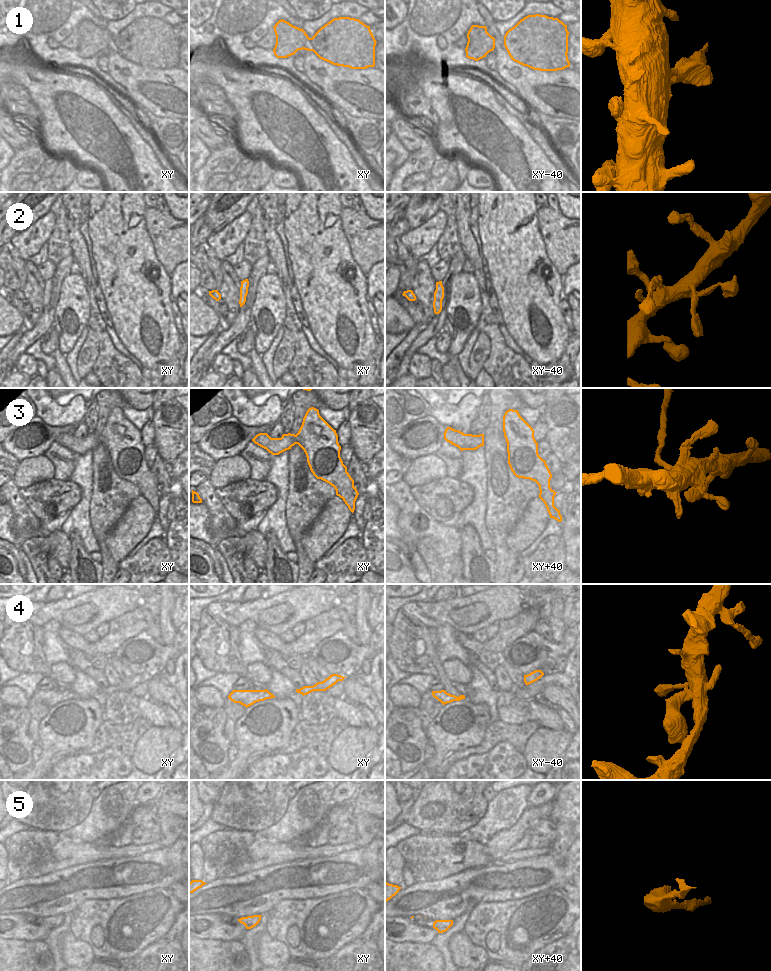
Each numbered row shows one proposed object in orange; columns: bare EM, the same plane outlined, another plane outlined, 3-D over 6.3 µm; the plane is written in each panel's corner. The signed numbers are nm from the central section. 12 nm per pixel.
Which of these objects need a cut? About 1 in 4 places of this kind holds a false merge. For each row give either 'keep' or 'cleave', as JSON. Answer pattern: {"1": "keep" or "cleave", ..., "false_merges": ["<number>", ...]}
{"1": "keep", "2": "keep", "3": "cleave", "4": "keep", "5": "keep", "false_merges": ["3"]}

